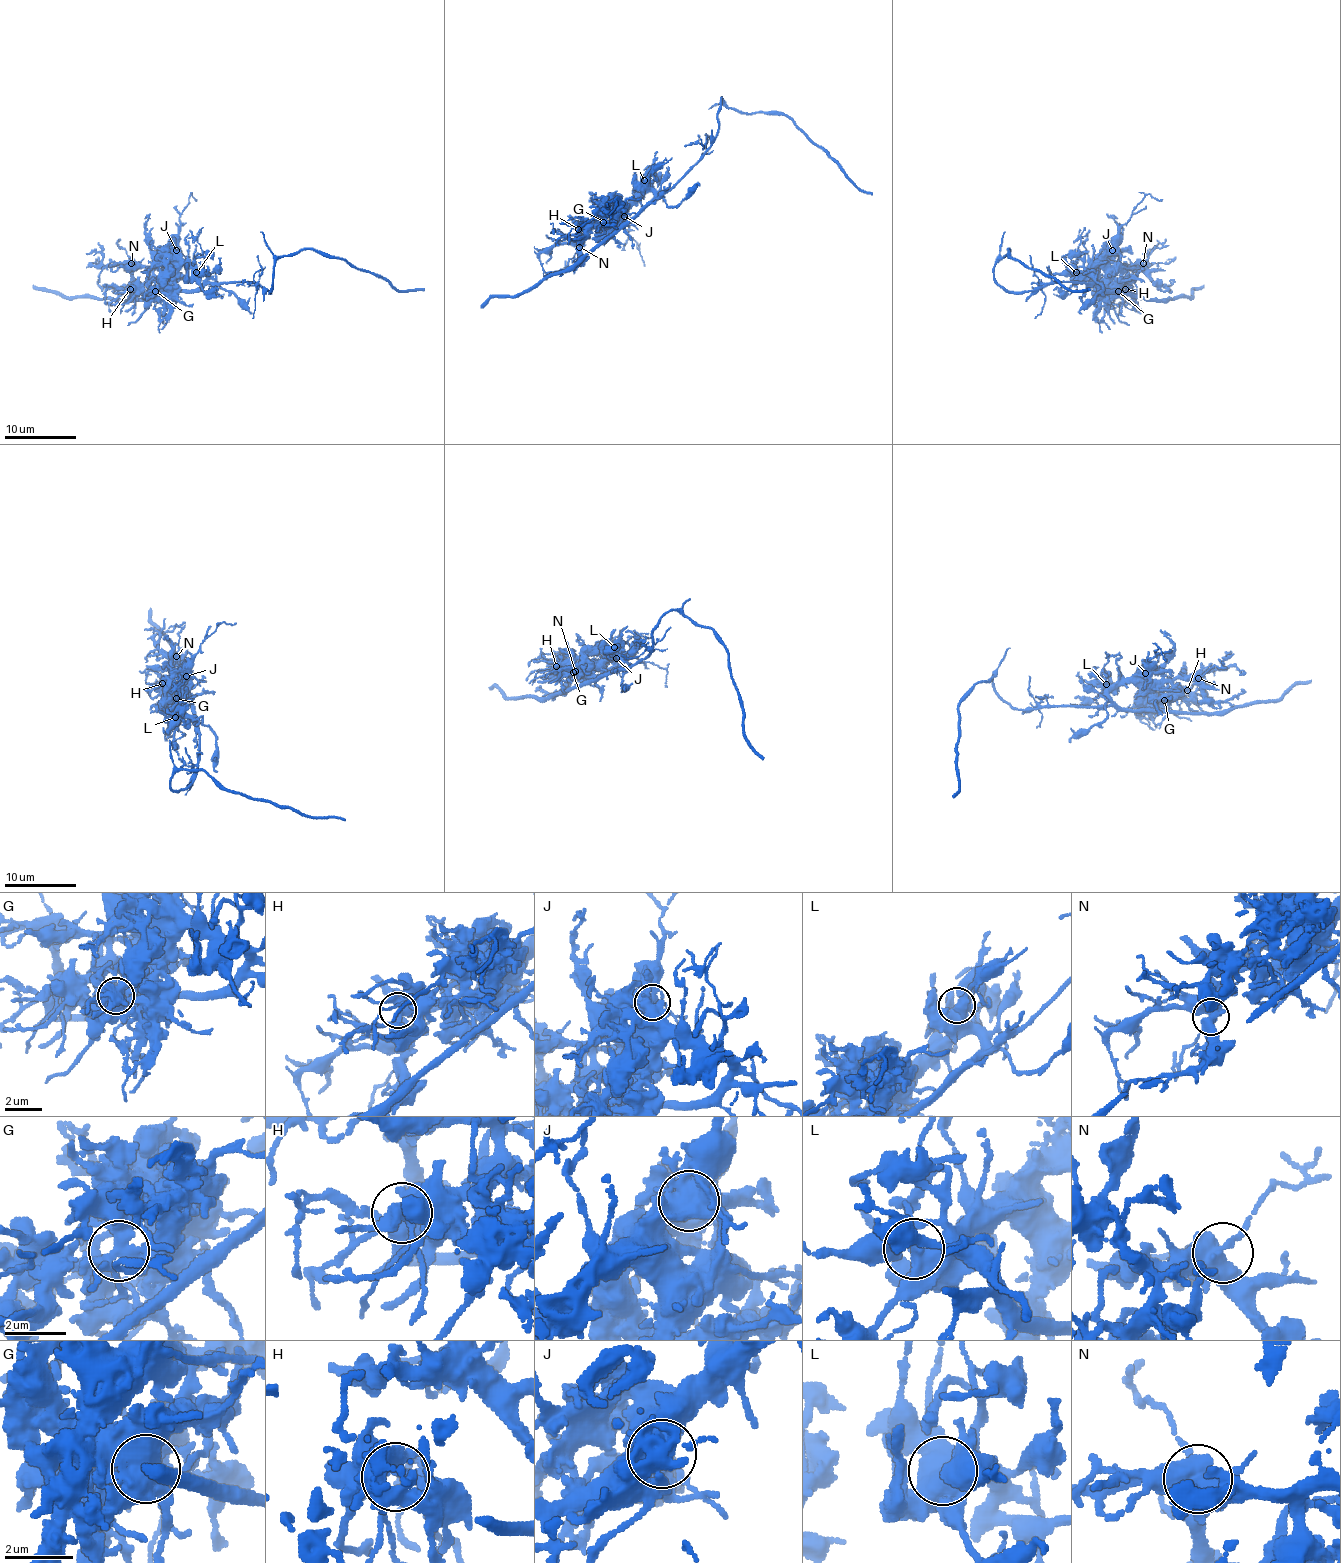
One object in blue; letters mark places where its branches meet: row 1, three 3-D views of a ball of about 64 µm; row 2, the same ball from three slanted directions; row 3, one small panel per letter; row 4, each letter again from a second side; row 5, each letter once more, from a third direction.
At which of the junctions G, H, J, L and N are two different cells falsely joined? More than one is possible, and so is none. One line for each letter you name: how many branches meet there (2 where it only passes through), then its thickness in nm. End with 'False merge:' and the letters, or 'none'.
G: 6 | 440 nm
J: 4 | 600 nm
False merge: G, J

